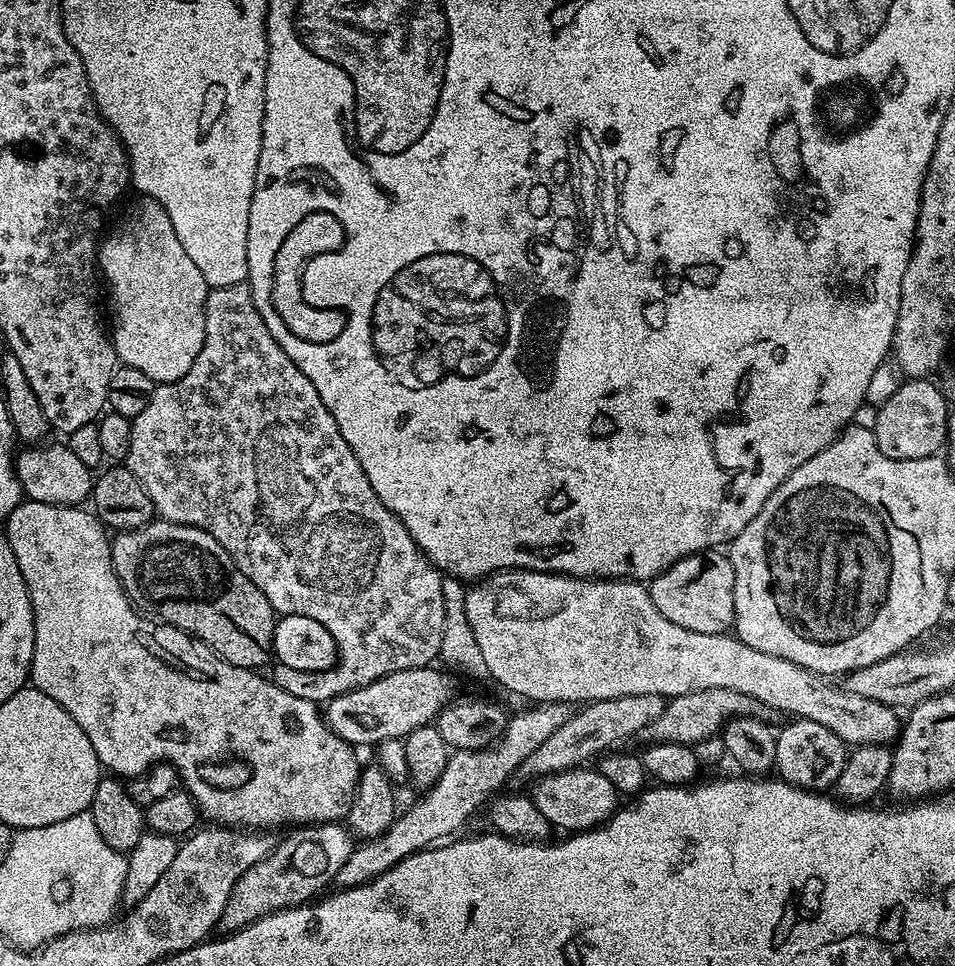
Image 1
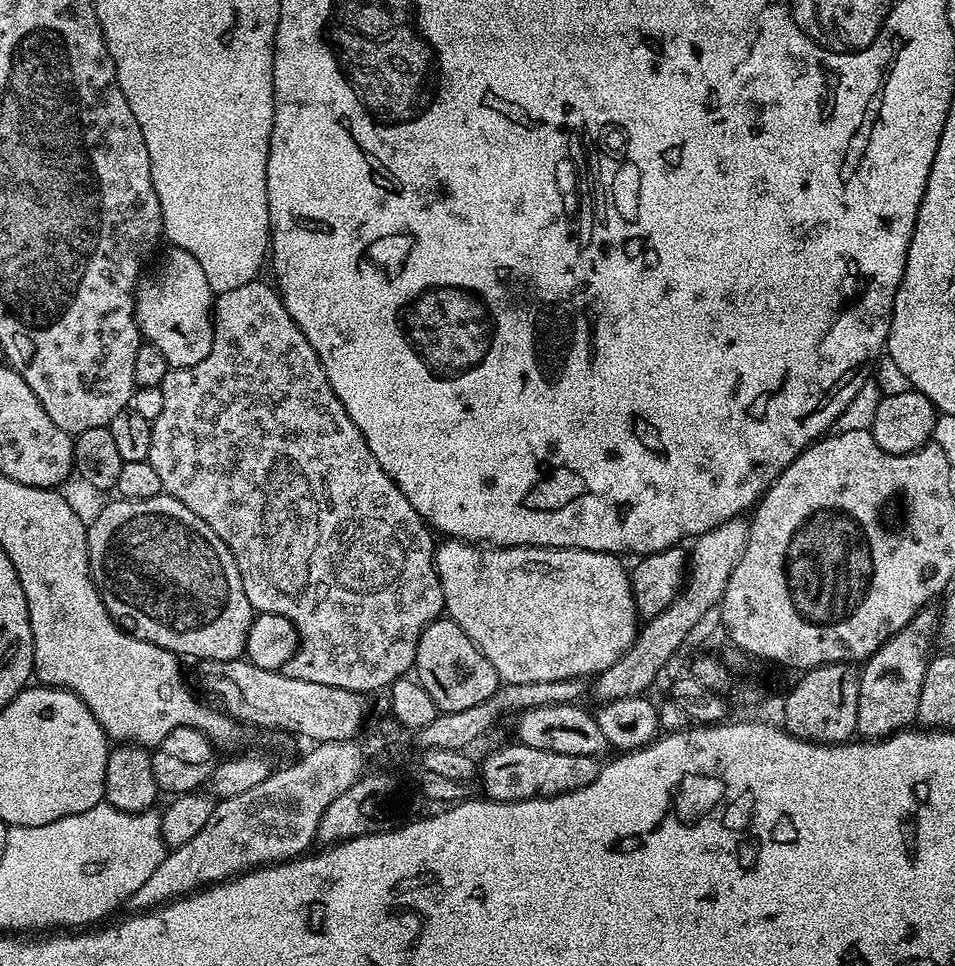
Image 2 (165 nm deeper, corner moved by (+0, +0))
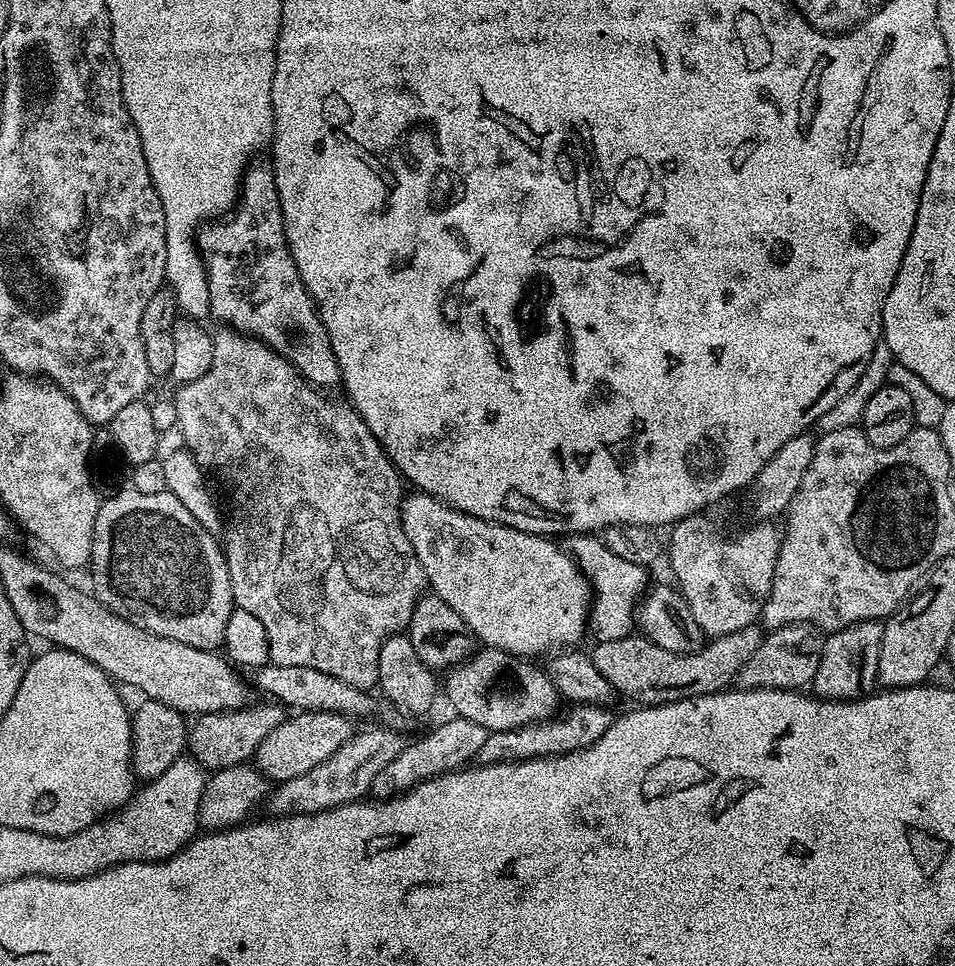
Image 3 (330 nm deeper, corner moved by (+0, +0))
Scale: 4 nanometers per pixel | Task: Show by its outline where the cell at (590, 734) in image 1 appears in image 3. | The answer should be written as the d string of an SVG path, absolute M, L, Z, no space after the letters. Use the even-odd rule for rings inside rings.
M784 624L781 628L771 629L746 666L742 666L739 687L777 688L791 692L807 689L814 674L818 674L818 658L823 645L821 633L811 624Z

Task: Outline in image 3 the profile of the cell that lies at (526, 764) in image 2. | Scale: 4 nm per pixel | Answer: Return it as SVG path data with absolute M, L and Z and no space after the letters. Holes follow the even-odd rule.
M573 703L566 708L550 720L540 720L537 724L527 724L505 732L489 732L486 746L482 746L478 757L479 763L505 764L511 760L537 760L543 756L561 756L577 752L598 742L598 738L602 738L602 734L610 730L614 719L613 713L608 713L609 709L602 704Z

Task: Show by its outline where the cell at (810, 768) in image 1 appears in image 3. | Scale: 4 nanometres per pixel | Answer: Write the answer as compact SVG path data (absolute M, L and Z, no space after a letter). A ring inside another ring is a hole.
M867 620L852 624L823 637L824 645L818 658L818 674L814 674L810 685L811 691L822 700L858 700L869 695L877 687L878 653L882 651L883 623L879 620Z

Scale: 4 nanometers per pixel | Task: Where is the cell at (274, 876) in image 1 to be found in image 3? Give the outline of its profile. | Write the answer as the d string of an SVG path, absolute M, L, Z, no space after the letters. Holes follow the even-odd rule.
M453 715L451 719L430 729L413 744L412 741L405 743L402 754L398 754L398 758L394 758L390 766L385 766L375 775L371 795L378 800L389 800L392 796L409 792L416 784L429 780L432 776L441 776L471 765L479 757L482 746L486 746L489 731L478 726L478 722L470 722L461 716Z

